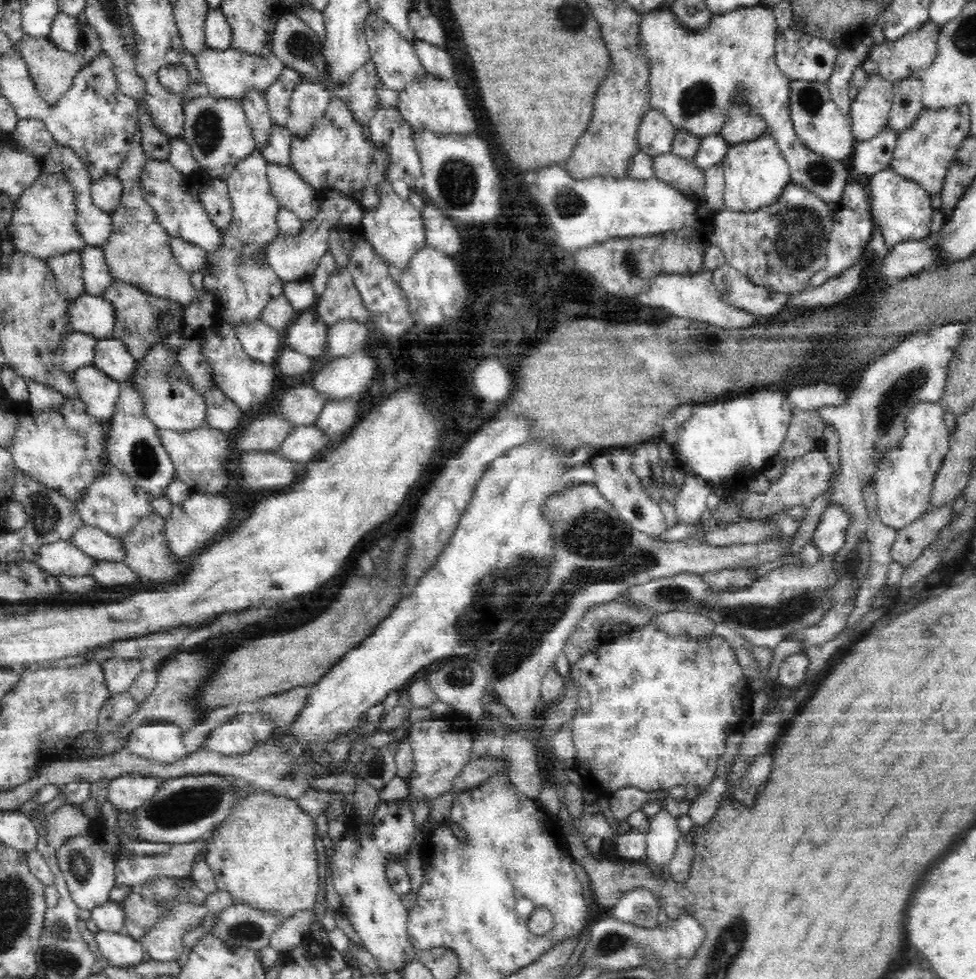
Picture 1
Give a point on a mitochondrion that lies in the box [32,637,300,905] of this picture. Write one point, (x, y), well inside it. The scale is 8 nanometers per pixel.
(190, 804)

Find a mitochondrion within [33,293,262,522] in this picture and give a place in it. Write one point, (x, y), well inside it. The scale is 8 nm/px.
(144, 460)

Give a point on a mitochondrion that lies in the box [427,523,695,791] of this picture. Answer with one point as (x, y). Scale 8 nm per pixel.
(478, 618)

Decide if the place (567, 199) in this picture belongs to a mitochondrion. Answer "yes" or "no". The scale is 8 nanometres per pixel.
yes

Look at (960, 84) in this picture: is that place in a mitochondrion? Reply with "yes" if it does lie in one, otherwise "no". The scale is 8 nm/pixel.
no

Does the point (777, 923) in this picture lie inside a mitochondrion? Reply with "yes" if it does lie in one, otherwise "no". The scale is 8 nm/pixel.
no

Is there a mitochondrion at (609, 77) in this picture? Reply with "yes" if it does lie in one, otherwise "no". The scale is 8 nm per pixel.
no

